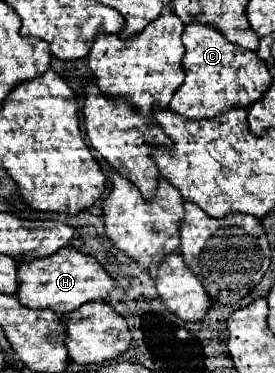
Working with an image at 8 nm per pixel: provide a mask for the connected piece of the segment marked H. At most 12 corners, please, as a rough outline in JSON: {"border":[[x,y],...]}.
{"border":[[73,247],[21,263],[19,303],[71,313],[113,277]]}

